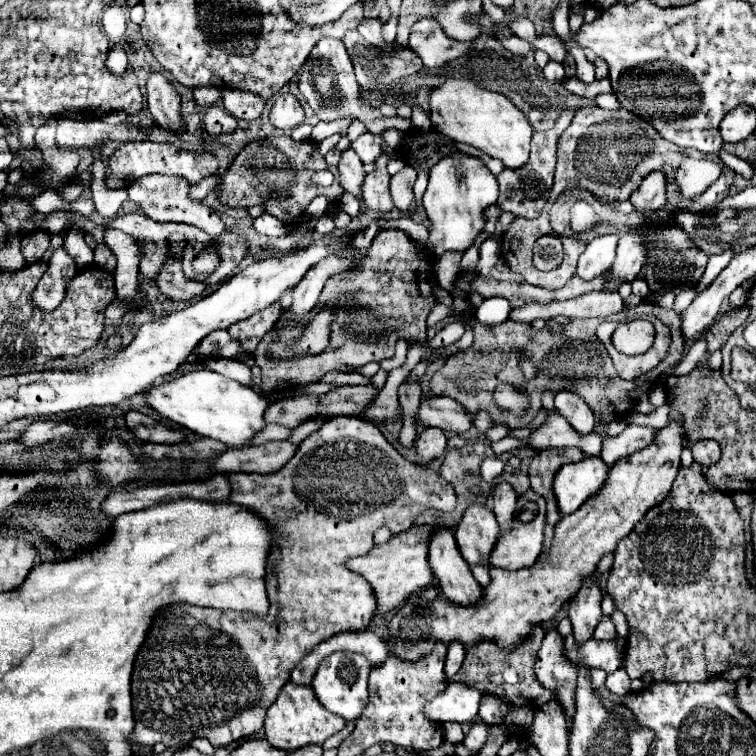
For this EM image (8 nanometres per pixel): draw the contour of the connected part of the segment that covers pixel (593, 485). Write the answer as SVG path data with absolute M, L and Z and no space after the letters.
M586 456L576 464L564 464L552 482L558 512L562 516L576 512L582 502L600 490L606 474L608 466L596 456Z

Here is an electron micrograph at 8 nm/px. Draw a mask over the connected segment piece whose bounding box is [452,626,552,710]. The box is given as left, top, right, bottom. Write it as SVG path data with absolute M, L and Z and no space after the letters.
M536 626L536 630L528 638L524 638L520 644L514 644L512 648L498 648L492 642L476 644L466 650L466 660L460 668L460 674L454 676L452 680L470 684L470 686L478 688L482 694L486 692L490 696L498 696L498 700L502 700L510 706L528 706L528 708L532 706L536 710L552 698L552 692L542 688L534 674L536 654L540 650L544 634L546 634L546 630Z

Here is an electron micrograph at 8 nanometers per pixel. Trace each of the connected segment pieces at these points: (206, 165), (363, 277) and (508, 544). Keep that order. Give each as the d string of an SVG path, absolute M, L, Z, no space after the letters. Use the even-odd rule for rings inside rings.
M136 142L136 144L126 144L122 152L116 152L114 158L110 158L110 174L106 178L108 188L128 188L128 184L134 182L134 178L146 176L146 174L172 174L188 180L190 184L200 182L206 176L212 176L218 168L218 160L210 152L182 152L176 150L172 144L156 144L156 142Z
M380 230L376 234L376 238L372 240L368 252L366 252L366 258L356 268L352 268L348 272L334 274L326 282L326 286L322 290L322 296L320 296L320 302L312 310L312 316L316 316L316 312L320 312L334 298L338 298L342 302L338 302L340 310L338 310L336 320L334 320L334 330L330 334L328 348L320 356L306 356L304 358L304 364L306 364L304 386L312 384L312 382L318 382L326 372L332 372L332 370L346 372L346 368L360 368L368 362L382 362L386 358L394 358L398 338L404 338L408 344L428 342L426 320L428 320L430 310L440 302L438 296L436 296L438 284L434 284L430 280L430 270L414 274L414 270L410 268L410 262L416 262L416 260L418 260L416 258L416 248L414 248L412 240L408 240L406 232L402 232L402 230Z
M526 490L520 498L518 498L518 506L516 506L516 514L514 514L514 526L508 532L502 532L490 558L488 564L490 568L500 568L500 570L508 570L508 572L516 572L522 568L530 568L536 558L542 552L542 538L544 538L544 524L546 524L546 504L544 498L538 496L532 490ZM524 510L532 510L532 518L528 522L524 522Z

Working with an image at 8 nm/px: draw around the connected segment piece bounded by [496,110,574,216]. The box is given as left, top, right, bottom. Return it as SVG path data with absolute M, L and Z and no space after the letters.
M564 110L554 126L554 130L546 130L546 132L534 132L532 136L532 150L530 150L530 158L524 166L510 170L506 168L500 176L498 176L498 184L500 184L500 196L496 206L502 212L512 212L516 216L536 216L540 214L540 210L546 206L548 202L548 194L552 190L552 178L554 178L554 168L556 168L556 142L560 132L568 126L568 120L572 120L574 112L572 110Z

